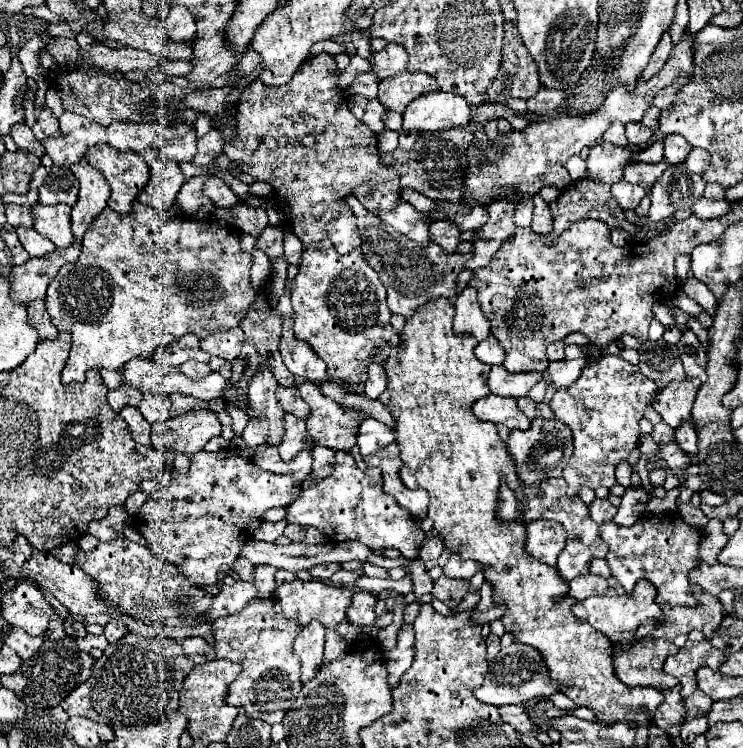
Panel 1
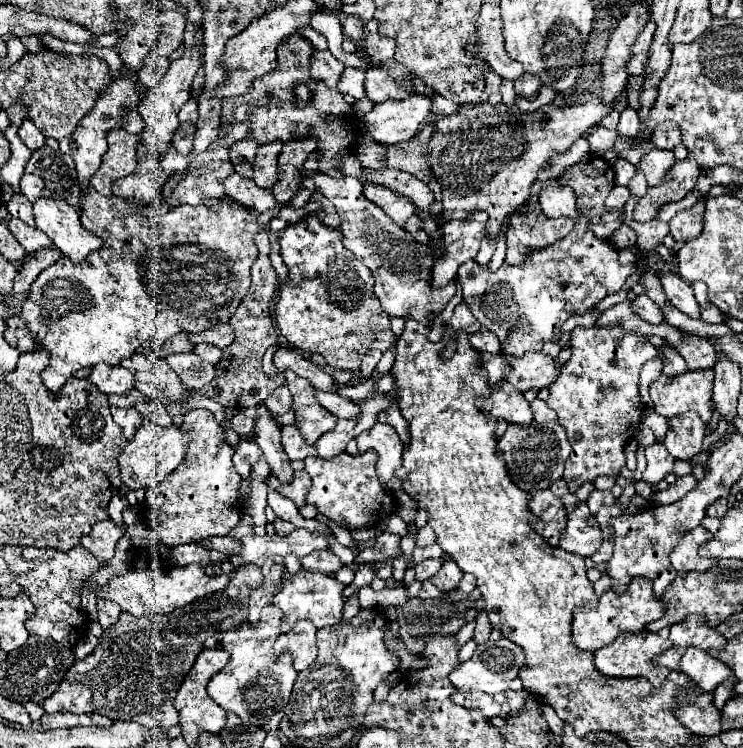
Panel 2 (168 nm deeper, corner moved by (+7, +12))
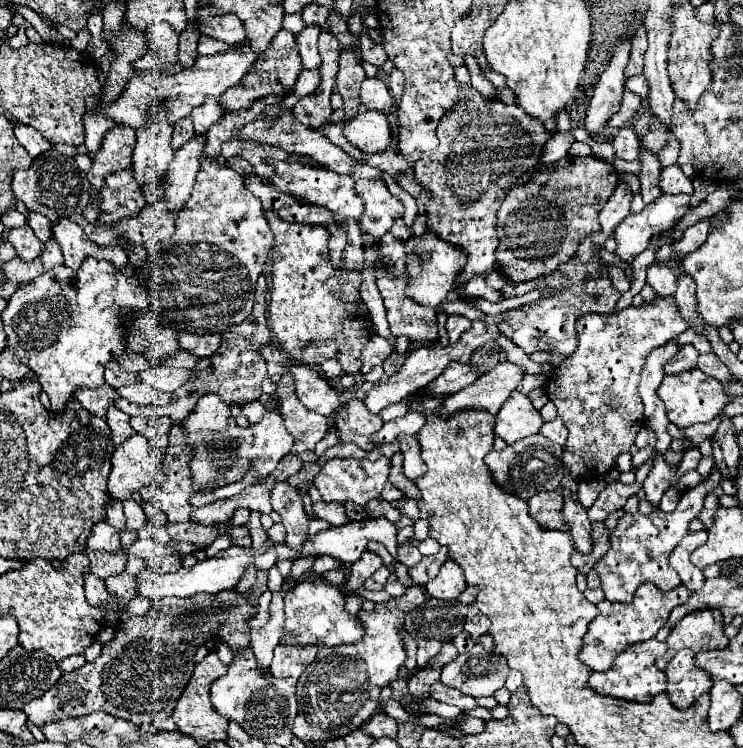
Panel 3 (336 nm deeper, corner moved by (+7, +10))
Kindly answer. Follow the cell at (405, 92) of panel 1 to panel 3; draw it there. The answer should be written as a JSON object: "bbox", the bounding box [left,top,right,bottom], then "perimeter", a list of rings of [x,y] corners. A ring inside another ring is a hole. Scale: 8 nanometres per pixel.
{"bbox":[360,78,394,114],"perimeter":[[[366,78],[360,88],[360,100],[368,110],[378,110],[388,114],[394,106],[390,90],[380,78]]]}

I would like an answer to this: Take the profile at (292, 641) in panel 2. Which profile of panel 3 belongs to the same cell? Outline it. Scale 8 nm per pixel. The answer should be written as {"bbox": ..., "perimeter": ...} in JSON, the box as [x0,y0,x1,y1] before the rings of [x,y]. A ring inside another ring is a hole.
{"bbox":[270,644,316,678],"perimeter":[[[278,644],[274,650],[274,660],[270,666],[270,672],[276,678],[300,678],[300,674],[306,670],[306,666],[310,662],[314,662],[316,658],[316,646],[304,646],[304,648],[296,648],[296,646],[282,646]]]}

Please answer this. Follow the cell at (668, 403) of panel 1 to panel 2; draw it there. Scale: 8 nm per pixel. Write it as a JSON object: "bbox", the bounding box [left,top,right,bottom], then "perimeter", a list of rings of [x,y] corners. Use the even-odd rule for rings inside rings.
{"bbox":[650,370,712,424],"perimeter":[[[686,370],[678,376],[660,376],[650,384],[654,412],[672,418],[684,412],[696,412],[704,424],[712,416],[712,370]]]}

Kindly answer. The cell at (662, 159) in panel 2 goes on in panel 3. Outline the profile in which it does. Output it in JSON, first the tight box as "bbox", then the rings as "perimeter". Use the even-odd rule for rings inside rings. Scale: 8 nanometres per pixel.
{"bbox":[660,166,694,194],"perimeter":[[[668,166],[666,170],[662,170],[660,188],[664,194],[694,194],[692,180],[684,176],[680,166]]]}

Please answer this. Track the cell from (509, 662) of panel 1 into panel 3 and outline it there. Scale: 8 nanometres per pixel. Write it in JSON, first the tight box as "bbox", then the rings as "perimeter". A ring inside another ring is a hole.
{"bbox":[440,644,510,698],"perimeter":[[[476,644],[470,652],[458,654],[452,662],[442,666],[440,680],[474,698],[492,696],[504,686],[508,670],[510,668],[502,656],[492,656],[482,648],[482,644]]]}

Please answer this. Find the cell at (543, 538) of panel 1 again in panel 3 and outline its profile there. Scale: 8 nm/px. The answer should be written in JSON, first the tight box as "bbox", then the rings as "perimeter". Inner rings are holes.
{"bbox":[528,490,568,530],"perimeter":[[[562,490],[554,492],[538,492],[528,500],[532,518],[546,530],[568,530],[562,522]]]}

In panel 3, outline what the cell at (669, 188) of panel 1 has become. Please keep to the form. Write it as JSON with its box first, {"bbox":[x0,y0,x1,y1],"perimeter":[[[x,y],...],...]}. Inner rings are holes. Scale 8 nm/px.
{"bbox":[614,196,690,264],"perimeter":[[[660,196],[642,212],[630,214],[626,220],[622,220],[622,224],[614,232],[614,254],[622,262],[630,264],[642,250],[648,248],[648,242],[656,232],[672,228],[678,220],[682,220],[688,210],[690,196]]]}

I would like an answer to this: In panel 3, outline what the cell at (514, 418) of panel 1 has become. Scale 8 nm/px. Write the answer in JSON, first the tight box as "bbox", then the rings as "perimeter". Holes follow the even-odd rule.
{"bbox":[494,390,544,444],"perimeter":[[[514,390],[496,414],[494,434],[500,436],[506,444],[514,444],[526,436],[538,434],[542,424],[544,420],[540,412],[532,406],[532,400]]]}

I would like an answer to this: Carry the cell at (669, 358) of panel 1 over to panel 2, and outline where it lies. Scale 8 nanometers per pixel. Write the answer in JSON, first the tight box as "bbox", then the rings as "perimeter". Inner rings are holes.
{"bbox":[658,344,686,376],"perimeter":[[[664,344],[658,348],[658,352],[664,356],[664,376],[678,376],[686,370],[686,362],[682,360],[682,356],[670,346],[670,344]]]}

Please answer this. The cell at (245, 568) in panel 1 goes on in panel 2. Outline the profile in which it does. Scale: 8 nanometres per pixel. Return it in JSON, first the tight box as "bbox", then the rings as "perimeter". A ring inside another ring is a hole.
{"bbox":[44,564,264,728],"perimeter":[[[242,564],[230,576],[230,588],[226,588],[226,592],[196,600],[172,614],[142,618],[126,612],[120,614],[120,620],[104,630],[92,654],[78,660],[66,672],[54,696],[44,700],[44,710],[48,714],[64,710],[74,714],[102,714],[110,720],[138,722],[148,728],[170,728],[178,724],[180,714],[172,702],[184,676],[202,650],[204,640],[216,632],[214,624],[220,624],[220,630],[236,628],[240,620],[248,616],[250,592],[264,580],[260,568],[254,564]]]}

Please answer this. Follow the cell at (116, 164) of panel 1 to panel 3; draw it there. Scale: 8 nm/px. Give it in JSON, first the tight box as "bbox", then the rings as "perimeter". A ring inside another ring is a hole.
{"bbox":[88,126,136,188],"perimeter":[[[114,126],[102,138],[102,146],[94,156],[94,164],[88,172],[88,180],[94,188],[104,186],[104,178],[112,172],[120,172],[132,166],[132,150],[136,146],[136,130],[126,126]]]}

